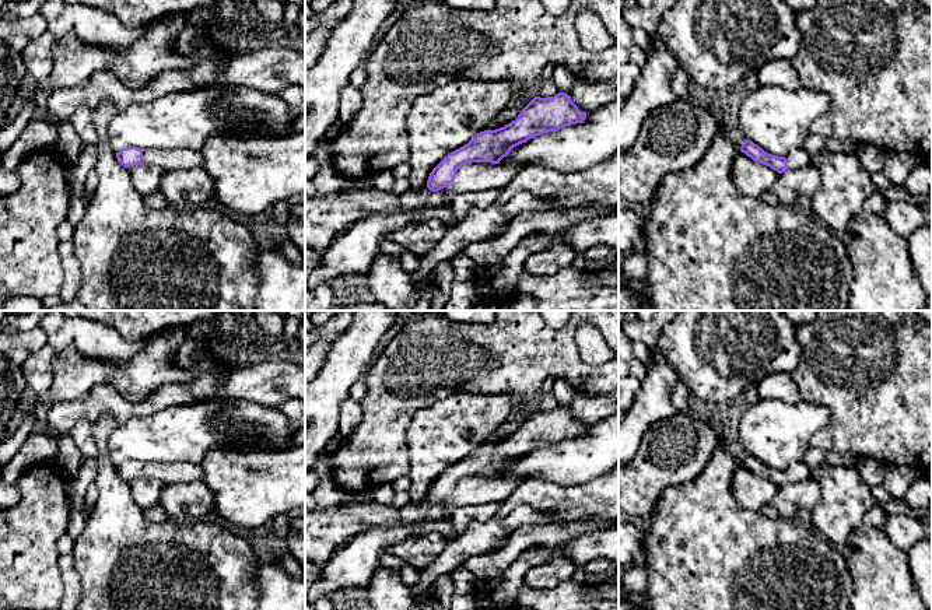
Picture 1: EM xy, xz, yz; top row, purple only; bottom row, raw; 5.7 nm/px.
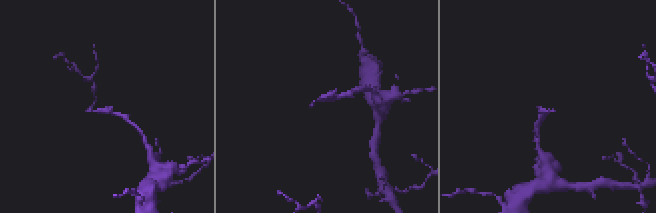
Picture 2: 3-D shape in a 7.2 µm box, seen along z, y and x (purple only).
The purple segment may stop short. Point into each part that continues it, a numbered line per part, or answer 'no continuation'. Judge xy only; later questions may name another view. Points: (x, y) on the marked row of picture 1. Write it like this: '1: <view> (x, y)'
1: xy (168, 160)

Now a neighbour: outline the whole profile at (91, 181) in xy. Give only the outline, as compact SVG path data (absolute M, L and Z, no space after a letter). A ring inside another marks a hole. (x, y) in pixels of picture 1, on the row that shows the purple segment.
M94 168L88 172L88 175L85 178L85 185L84 185L84 189L81 193L81 200L83 200L85 207L91 203L92 194L97 189L97 185L98 185L98 175L97 175L97 171Z

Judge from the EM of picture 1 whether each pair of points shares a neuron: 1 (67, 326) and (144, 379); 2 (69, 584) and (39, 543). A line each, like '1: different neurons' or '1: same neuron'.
1: different neurons
2: different neurons

